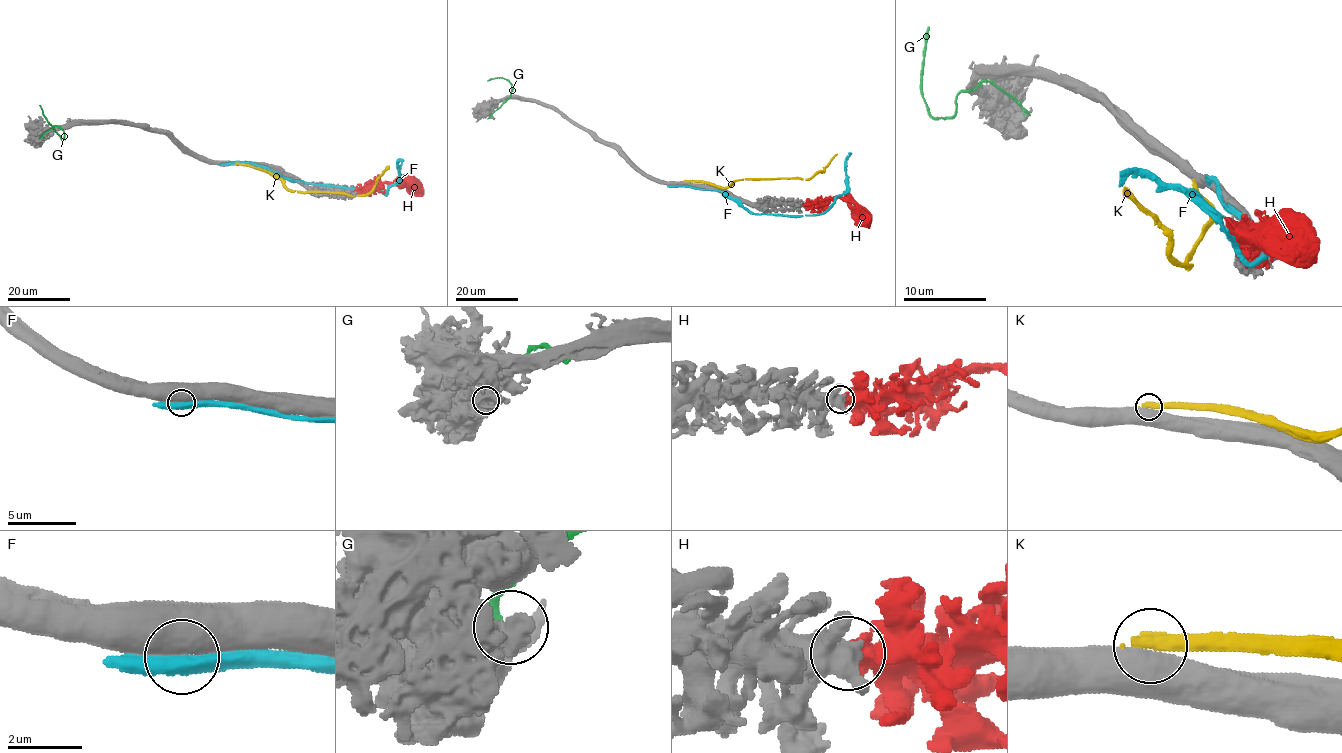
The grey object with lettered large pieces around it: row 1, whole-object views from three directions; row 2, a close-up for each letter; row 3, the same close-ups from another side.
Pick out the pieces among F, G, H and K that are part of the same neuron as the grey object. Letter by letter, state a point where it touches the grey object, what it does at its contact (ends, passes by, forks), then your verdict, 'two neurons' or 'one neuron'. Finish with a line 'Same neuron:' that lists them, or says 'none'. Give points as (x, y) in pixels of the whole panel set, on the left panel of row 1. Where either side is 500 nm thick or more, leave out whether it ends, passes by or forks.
F: meets grey at (226, 163); two neurons
G: meets grey at (43, 138); two neurons
H: meets grey at (355, 190); one neuron
K: meets grey at (237, 164); two neurons
Same neuron: H

